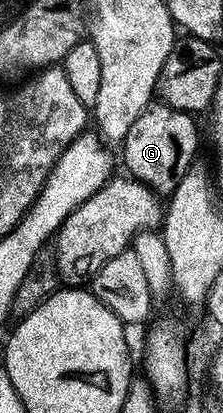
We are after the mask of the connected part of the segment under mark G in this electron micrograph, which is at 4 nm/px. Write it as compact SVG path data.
M155 100L147 106L133 128L129 128L123 137L123 166L128 175L137 182L143 182L160 196L169 196L181 184L185 172L196 165L195 153L199 150L199 130L195 127L196 119L184 110L175 110Z

